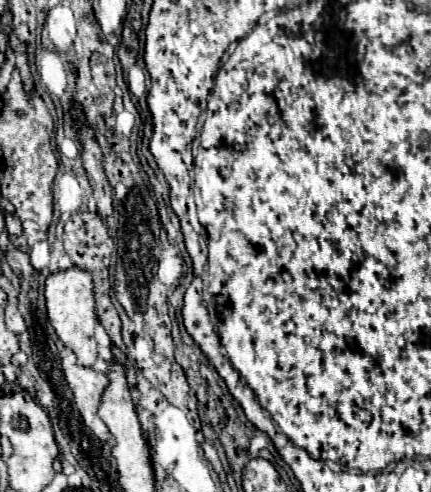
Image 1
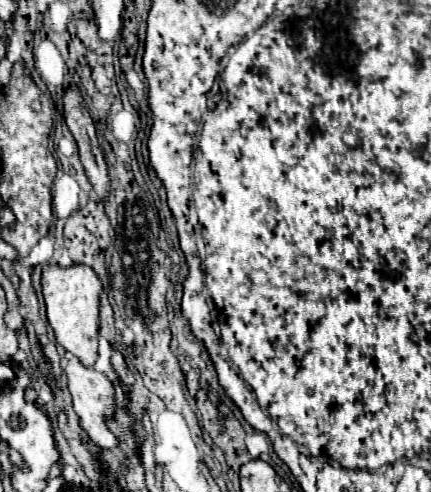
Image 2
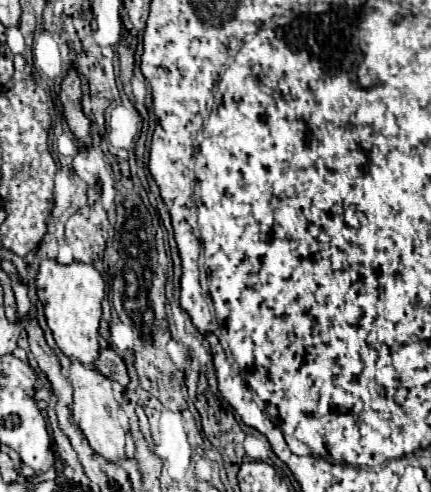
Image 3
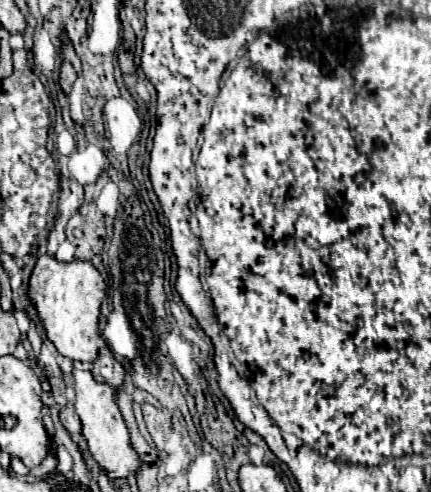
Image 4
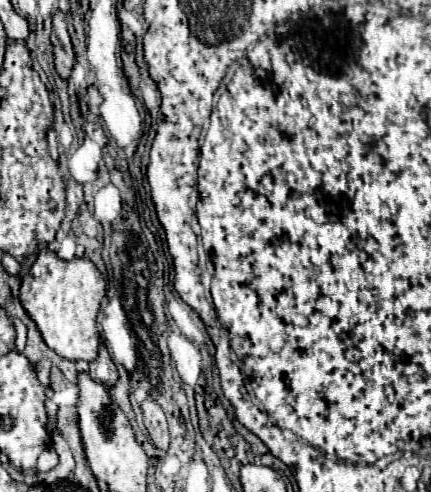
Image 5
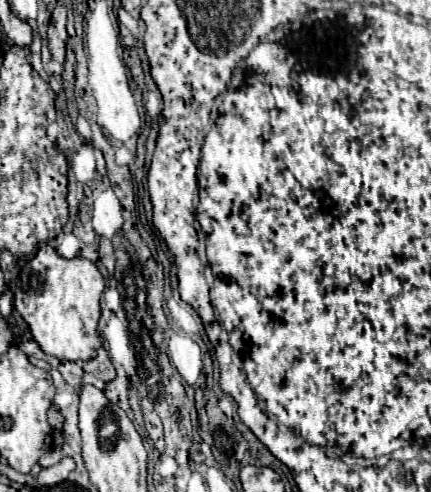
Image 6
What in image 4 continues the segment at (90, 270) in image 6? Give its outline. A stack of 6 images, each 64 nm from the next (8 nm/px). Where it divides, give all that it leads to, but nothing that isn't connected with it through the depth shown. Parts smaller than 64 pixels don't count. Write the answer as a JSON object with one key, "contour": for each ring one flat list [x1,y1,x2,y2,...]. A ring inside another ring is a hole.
{"contour":[[44,254,38,258,38,264,30,276,30,298,36,302,48,338,54,342,58,352,70,360,96,360,100,348,100,304,104,296,106,282,100,272,92,266,92,262,72,260,66,264]]}

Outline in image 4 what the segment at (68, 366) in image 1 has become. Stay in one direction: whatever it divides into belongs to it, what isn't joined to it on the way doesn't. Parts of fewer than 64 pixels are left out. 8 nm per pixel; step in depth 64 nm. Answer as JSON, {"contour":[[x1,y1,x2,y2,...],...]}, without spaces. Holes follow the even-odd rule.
{"contour":[[74,368,74,386,76,386,76,414,82,420,82,432,88,442,90,458,94,464,100,464,108,472,108,476,124,476,136,472,140,466,140,458,130,444,130,434,124,424,124,418,116,404,116,390,106,382,96,382,90,370]]}

